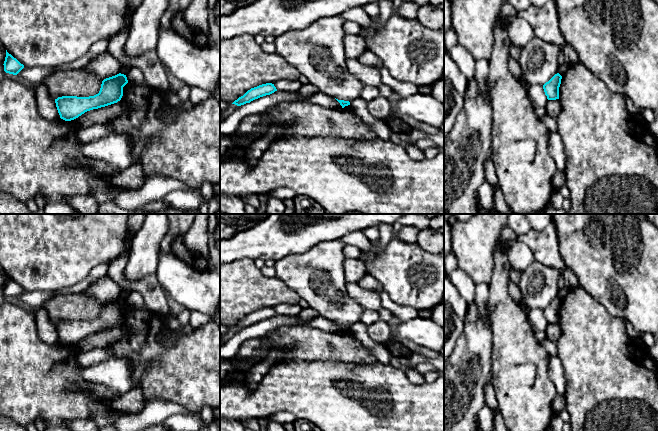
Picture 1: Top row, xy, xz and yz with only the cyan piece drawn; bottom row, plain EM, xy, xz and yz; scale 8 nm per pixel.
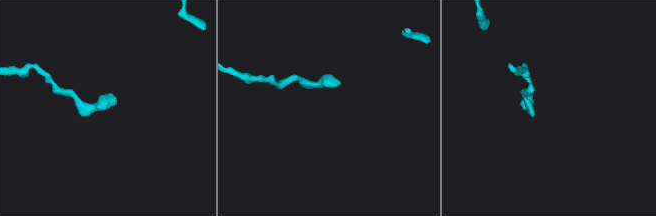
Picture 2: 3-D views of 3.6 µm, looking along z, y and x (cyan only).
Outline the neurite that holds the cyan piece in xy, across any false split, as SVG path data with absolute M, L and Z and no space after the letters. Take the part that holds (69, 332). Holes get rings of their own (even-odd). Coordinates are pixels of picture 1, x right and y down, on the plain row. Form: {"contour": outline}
{"contour": "M124 298L106 302L102 305L98 318L89 321L62 320L55 323L60 342L71 345L87 335L105 331L121 324L123 311L128 307Z"}

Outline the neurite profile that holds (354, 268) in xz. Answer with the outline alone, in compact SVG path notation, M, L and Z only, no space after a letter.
M346 258L344 261L345 282L358 283L366 274L366 265L360 258Z

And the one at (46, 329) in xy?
M40 307L36 310L35 322L40 340L49 345L56 345L60 343L55 324L50 319L44 308Z

